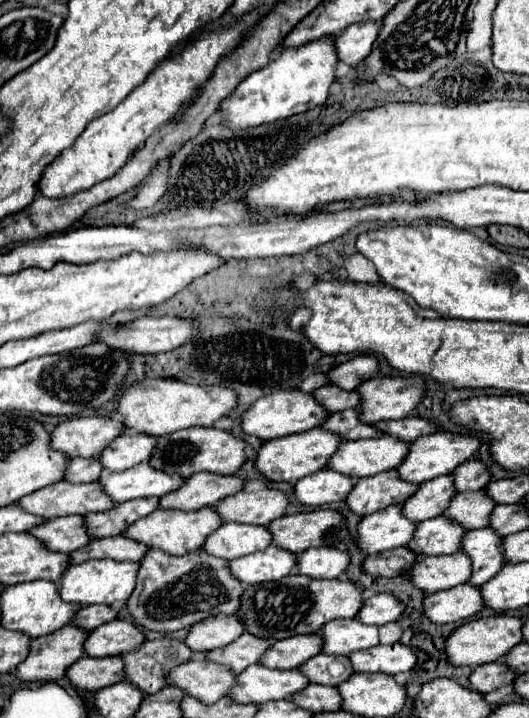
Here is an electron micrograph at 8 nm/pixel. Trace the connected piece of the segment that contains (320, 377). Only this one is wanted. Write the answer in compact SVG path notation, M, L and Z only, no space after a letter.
M316 373L316 375L308 377L306 381L302 381L300 389L302 391L316 391L316 389L320 389L324 385L330 385L330 377L326 373Z

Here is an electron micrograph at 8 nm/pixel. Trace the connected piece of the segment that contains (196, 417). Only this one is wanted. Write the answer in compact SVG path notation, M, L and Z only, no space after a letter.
M144 379L124 387L118 413L122 413L128 429L146 431L154 437L170 435L180 429L204 425L210 427L220 417L226 417L238 405L236 391L220 385L190 385L176 379Z

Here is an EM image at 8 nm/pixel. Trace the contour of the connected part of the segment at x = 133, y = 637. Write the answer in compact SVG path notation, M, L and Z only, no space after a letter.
M114 619L110 623L104 623L102 627L96 627L88 635L84 649L88 655L94 653L92 657L108 657L136 651L142 647L144 641L146 637L140 627L122 619Z

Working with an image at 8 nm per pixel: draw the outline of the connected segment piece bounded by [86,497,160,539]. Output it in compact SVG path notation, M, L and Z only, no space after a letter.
M142 497L142 499L132 499L126 503L120 503L114 509L104 511L104 513L90 513L90 515L86 515L90 537L100 539L100 537L120 535L134 521L156 511L158 503L160 503L160 497Z

